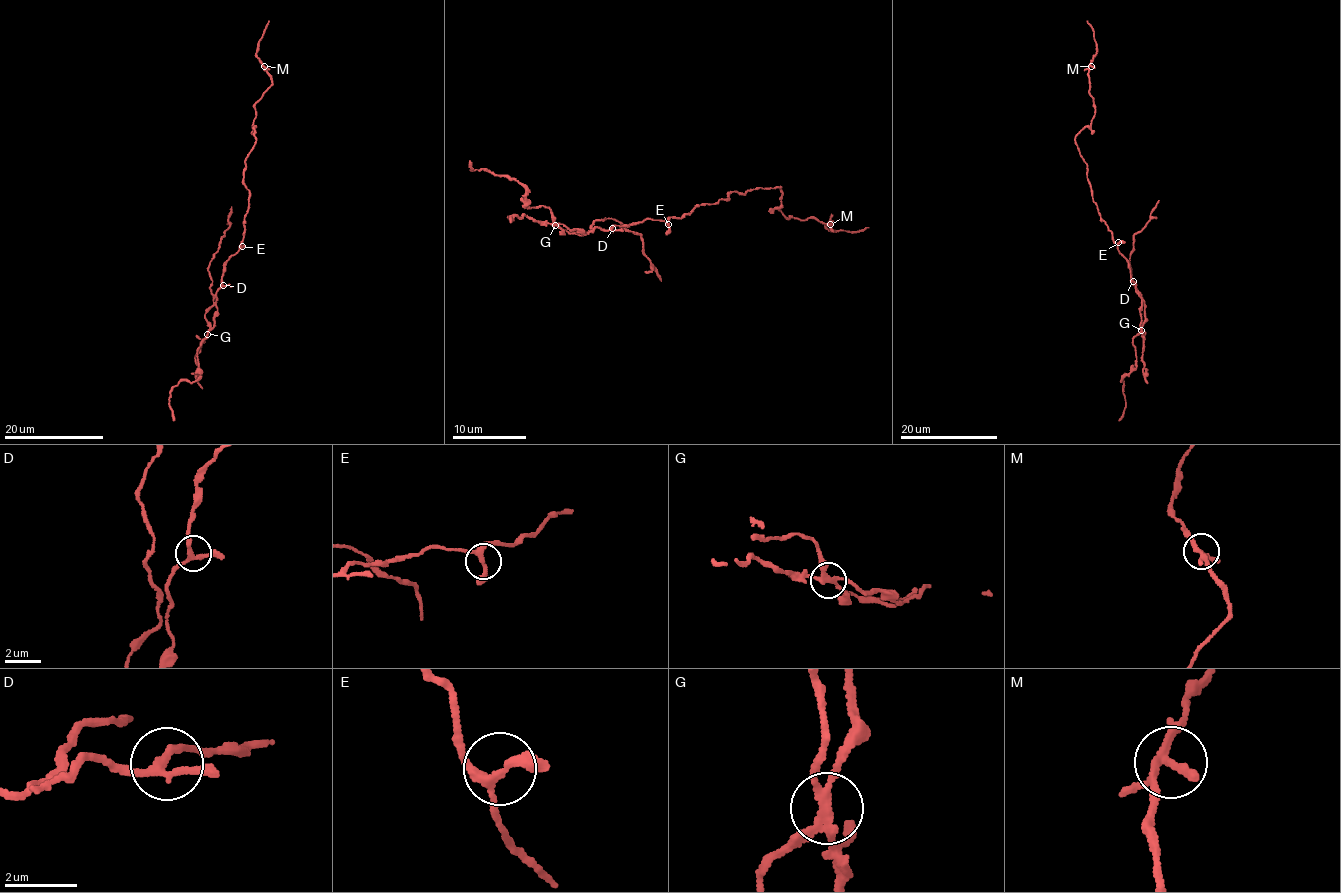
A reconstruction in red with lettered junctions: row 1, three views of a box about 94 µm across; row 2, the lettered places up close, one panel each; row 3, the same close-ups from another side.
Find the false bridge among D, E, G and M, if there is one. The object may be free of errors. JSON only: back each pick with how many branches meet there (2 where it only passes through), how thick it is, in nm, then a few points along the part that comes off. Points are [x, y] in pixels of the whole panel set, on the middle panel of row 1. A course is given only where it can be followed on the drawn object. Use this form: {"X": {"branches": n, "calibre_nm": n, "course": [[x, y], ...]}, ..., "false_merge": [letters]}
{"G": {"branches": 4, "calibre_nm": 200, "course": [[555, 225], [564, 232], [562, 229], [581, 234], [596, 220], [615, 219], [639, 235], [645, 257], [662, 280]]}, "false_merge": ["G"]}

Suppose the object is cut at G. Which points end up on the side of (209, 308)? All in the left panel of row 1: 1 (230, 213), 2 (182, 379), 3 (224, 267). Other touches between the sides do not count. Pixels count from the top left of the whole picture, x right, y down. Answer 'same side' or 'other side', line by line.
1: same side
2: other side
3: other side

